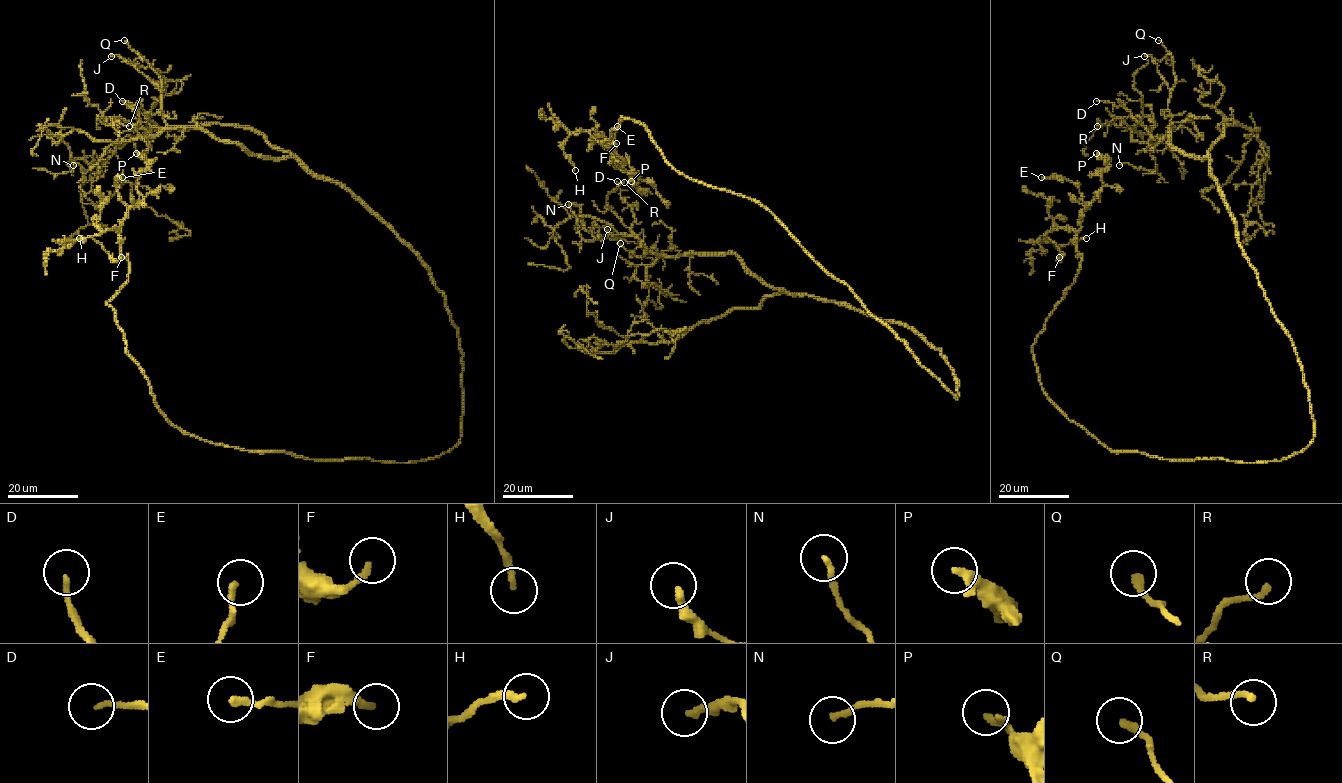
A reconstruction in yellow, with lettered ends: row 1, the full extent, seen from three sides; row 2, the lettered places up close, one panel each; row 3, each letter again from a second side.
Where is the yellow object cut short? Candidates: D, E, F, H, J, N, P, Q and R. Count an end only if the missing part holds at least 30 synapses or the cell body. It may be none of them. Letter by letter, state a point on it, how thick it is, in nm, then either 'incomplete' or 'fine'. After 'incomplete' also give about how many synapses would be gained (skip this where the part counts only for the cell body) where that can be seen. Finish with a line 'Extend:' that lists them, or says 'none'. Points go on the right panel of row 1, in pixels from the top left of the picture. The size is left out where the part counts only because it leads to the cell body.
D: (1096, 101) | 170 nm | fine
E: (1041, 177) | 220 nm | fine
F: (1059, 257) | 200 nm | fine
H: (1086, 238) | 200 nm | fine
J: (1144, 56) | 280 nm | fine
N: (1119, 165) | 170 nm | fine
P: (1096, 153) | 280 nm | fine
Q: (1158, 40) | 280 nm | fine
R: (1097, 126) | 200 nm | incomplete | 35 syn
Extend: R

